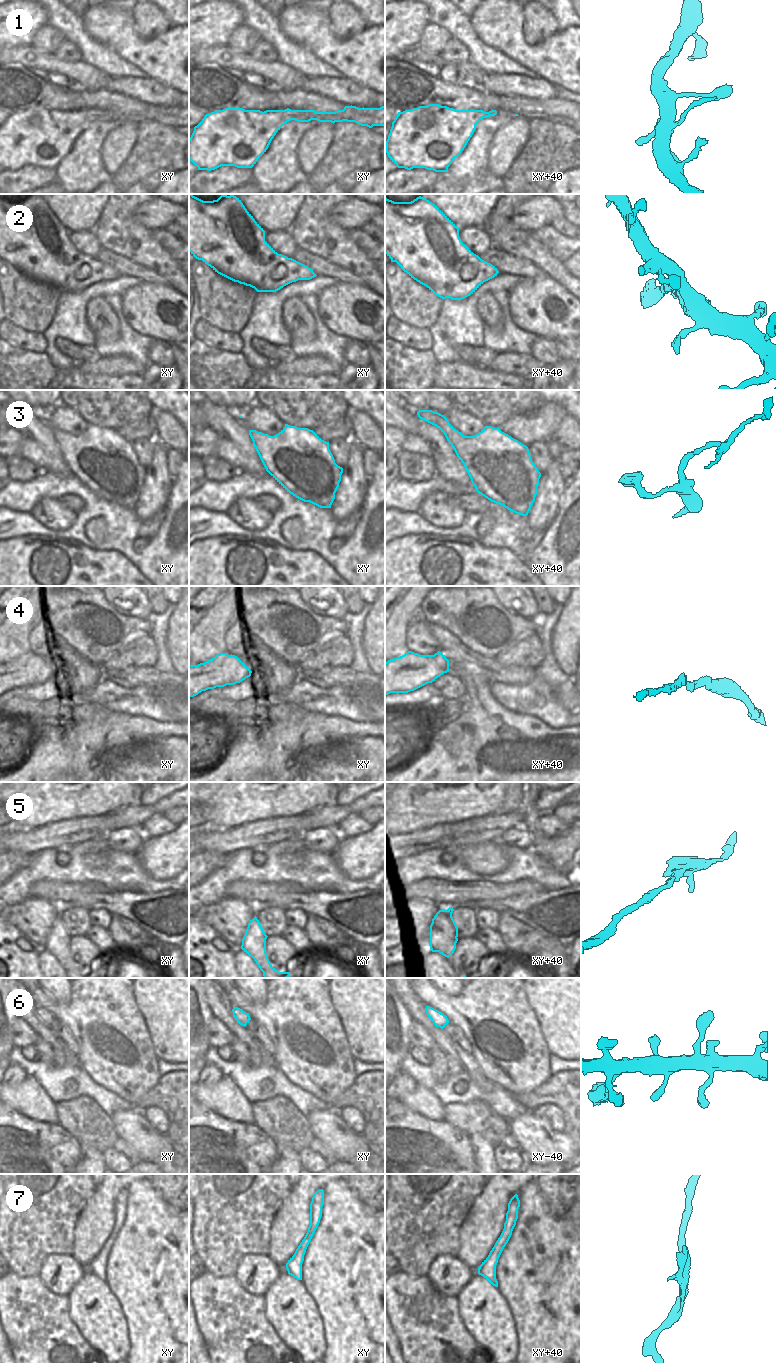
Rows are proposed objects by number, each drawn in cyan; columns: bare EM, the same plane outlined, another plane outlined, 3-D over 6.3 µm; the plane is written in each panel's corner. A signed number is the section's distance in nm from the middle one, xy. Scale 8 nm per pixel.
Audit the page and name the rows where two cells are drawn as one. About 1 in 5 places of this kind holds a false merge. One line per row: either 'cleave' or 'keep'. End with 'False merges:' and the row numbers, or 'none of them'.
1: keep
2: keep
3: keep
4: keep
5: keep
6: keep
7: keep
False merges: none of them

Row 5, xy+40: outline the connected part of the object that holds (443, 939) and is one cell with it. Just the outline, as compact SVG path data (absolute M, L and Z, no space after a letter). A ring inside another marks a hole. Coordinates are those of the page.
M454 909L439 910L430 925L430 949L449 958L456 949L458 927L452 917Z

